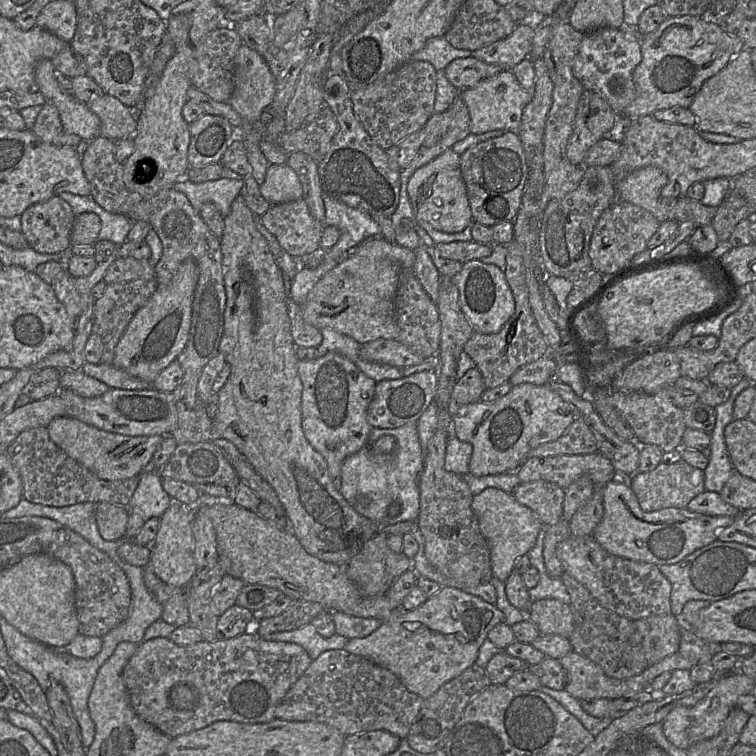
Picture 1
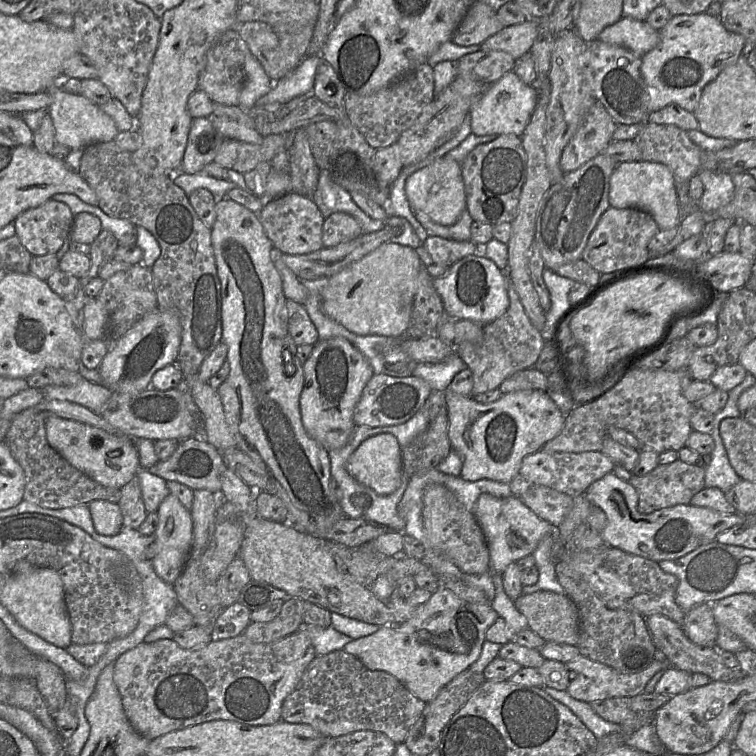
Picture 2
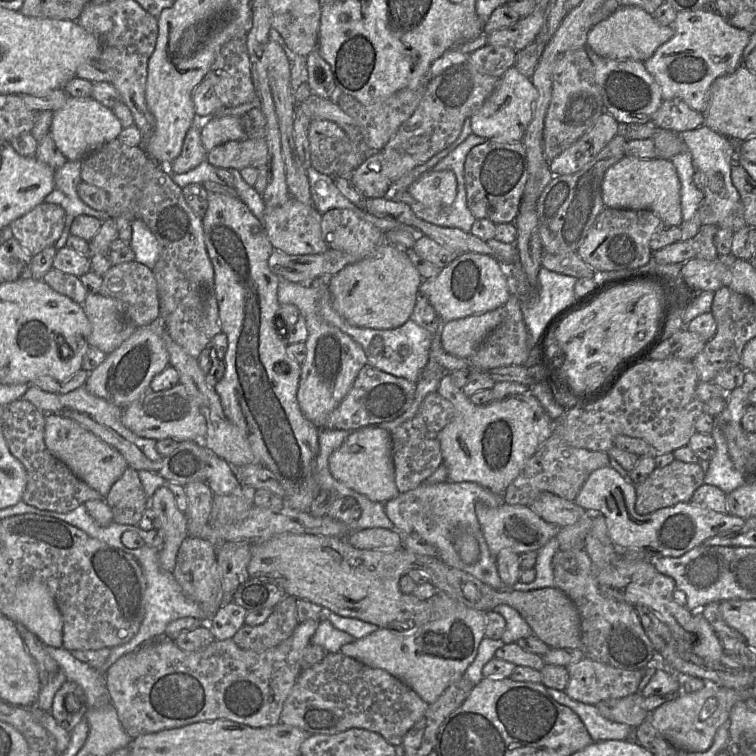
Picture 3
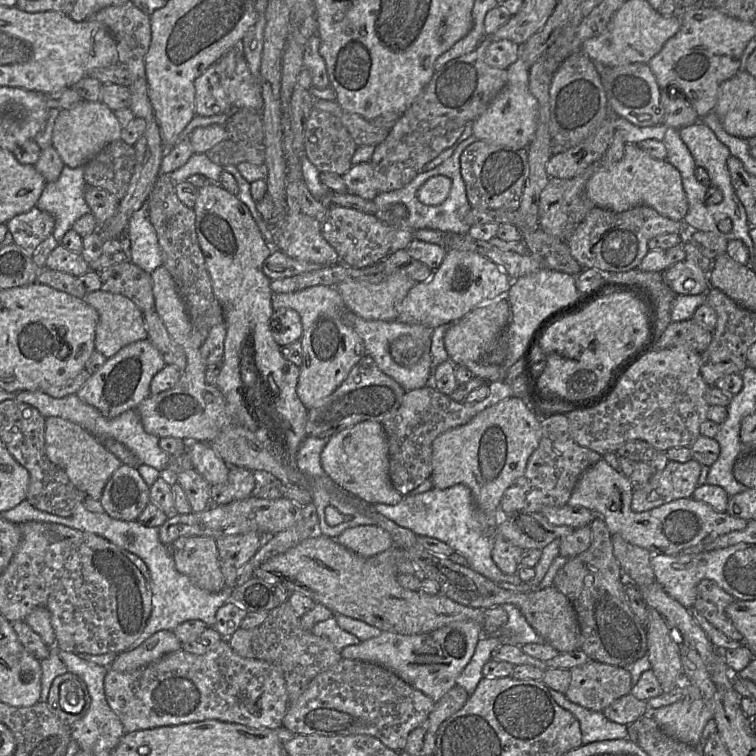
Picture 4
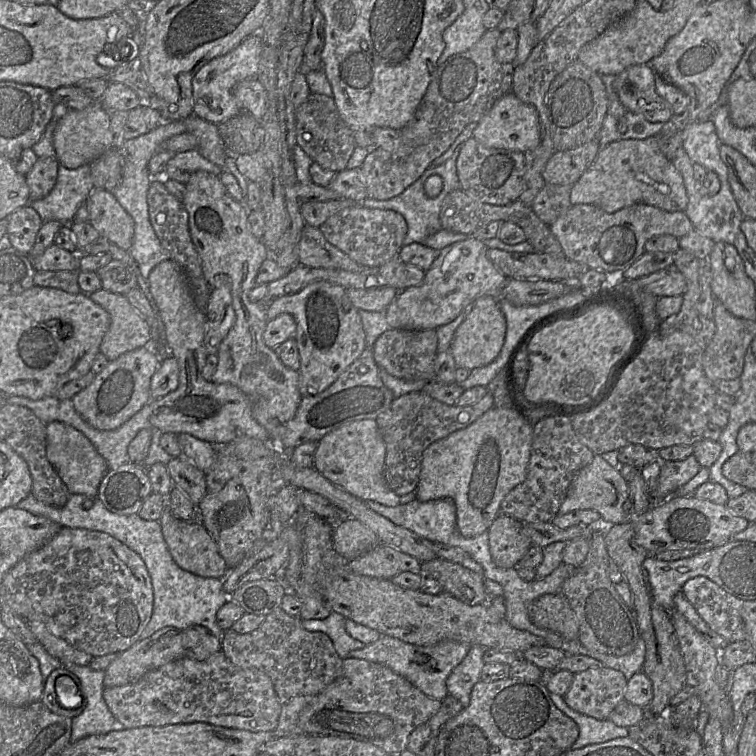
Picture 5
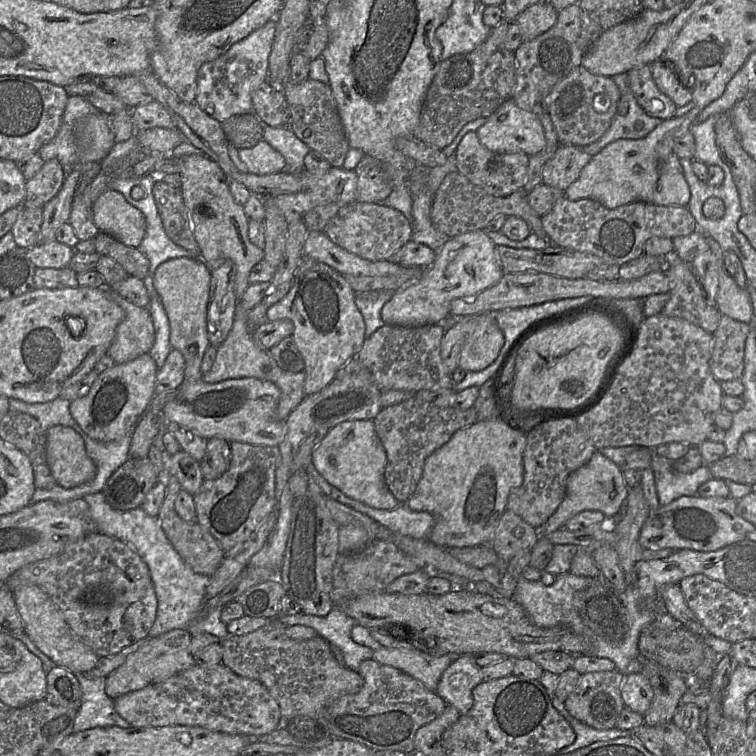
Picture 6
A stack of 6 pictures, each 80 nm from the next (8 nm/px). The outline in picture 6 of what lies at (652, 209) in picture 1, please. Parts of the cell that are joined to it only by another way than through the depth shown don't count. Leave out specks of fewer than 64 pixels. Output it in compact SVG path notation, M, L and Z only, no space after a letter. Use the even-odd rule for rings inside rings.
M693 108L686 114L663 120L649 134L640 139L615 140L583 167L579 178L567 189L569 200L592 199L609 209L636 201L660 206L686 206L690 200L690 189L684 177L680 159L673 151L676 138L689 131L702 110Z

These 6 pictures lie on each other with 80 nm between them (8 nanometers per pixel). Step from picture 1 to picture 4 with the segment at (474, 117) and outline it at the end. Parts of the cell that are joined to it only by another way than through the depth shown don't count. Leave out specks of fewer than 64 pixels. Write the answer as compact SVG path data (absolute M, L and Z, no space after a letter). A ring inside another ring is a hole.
M518 57L507 68L506 86L492 100L487 109L472 123L473 135L481 141L514 149L527 148L534 139L538 124L538 101L529 90L527 65Z

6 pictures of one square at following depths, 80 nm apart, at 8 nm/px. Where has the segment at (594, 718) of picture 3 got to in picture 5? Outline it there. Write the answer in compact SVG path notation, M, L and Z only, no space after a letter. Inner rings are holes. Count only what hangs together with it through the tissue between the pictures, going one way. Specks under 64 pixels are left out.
M550 693L554 705L566 716L575 721L579 729L579 736L571 749L580 749L587 745L604 743L615 738L629 737L626 727L619 727L610 720L597 720L580 714L571 709L564 701L564 697Z

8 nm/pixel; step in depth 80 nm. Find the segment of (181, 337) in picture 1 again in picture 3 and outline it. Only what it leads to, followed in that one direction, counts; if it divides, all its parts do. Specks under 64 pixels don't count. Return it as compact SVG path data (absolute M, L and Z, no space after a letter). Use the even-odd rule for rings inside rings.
M157 323L137 327L130 337L90 372L85 383L87 391L122 409L140 398L150 389L153 377L169 365L169 354L161 334L162 327Z

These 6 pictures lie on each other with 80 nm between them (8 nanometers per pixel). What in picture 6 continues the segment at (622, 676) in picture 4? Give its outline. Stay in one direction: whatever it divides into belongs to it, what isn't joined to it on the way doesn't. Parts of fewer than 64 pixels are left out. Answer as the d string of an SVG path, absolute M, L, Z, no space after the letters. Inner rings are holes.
M617 670L582 674L578 685L565 700L565 708L572 717L594 729L608 730L615 728L625 707L621 696L624 677L625 675Z

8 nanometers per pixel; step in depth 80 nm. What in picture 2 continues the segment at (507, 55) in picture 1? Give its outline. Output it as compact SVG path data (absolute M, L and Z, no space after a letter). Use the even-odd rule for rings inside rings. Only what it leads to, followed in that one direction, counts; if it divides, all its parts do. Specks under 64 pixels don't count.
M528 19L523 23L504 27L480 45L482 51L503 51L514 60L530 52L539 34L540 22Z

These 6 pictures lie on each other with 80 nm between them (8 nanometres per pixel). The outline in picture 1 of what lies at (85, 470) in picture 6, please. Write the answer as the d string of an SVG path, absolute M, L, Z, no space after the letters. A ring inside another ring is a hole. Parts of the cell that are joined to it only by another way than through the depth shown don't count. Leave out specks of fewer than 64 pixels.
M70 417L54 419L46 429L51 441L70 458L98 478L108 481L129 479L142 474L165 438L163 435L130 437L115 434Z

